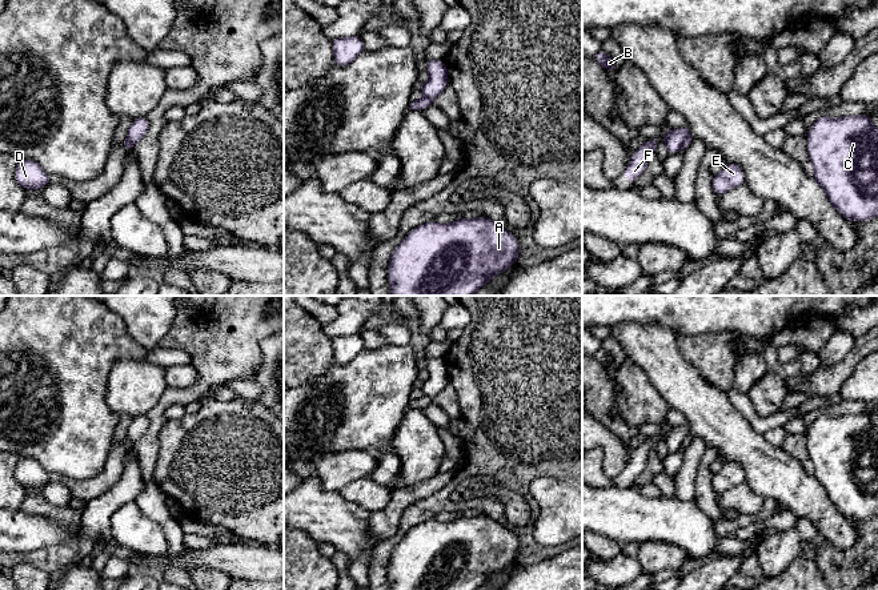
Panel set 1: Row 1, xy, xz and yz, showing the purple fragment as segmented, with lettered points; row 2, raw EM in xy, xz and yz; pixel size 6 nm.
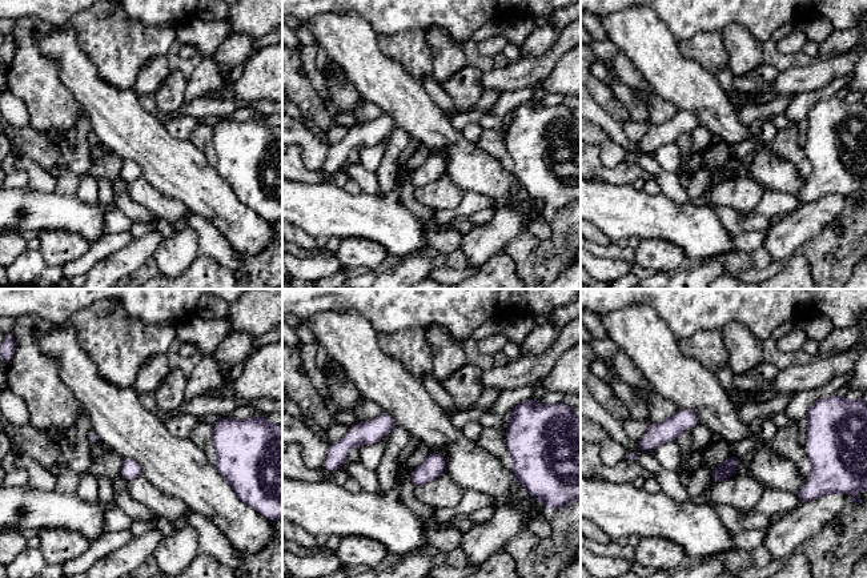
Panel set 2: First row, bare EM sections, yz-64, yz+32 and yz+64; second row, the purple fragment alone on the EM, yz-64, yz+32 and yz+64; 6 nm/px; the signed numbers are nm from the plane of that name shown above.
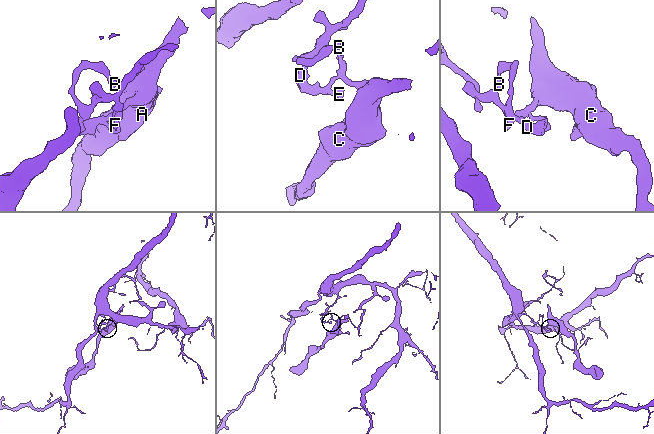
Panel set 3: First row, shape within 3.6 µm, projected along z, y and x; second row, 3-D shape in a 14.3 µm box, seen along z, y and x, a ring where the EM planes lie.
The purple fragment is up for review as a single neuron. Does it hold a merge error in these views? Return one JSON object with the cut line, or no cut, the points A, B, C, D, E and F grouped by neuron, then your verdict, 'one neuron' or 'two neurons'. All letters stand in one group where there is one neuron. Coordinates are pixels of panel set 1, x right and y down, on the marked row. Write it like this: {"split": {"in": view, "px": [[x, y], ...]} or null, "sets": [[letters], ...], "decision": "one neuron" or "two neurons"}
{"split": {"in": "xz", "px": [[424, 95], [432, 100]]}, "sets": [["A", "C", "F"], ["B", "D", "E"]], "decision": "two neurons"}

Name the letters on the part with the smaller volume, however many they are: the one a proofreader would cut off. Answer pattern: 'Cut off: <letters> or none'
Cut off: A, C, F

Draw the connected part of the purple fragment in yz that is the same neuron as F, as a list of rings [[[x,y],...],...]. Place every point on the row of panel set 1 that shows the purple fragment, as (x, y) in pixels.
[[[658,139],[645,141],[632,156],[630,162],[622,172],[630,184],[634,184],[637,178],[645,172],[648,160],[652,152],[657,150]]]

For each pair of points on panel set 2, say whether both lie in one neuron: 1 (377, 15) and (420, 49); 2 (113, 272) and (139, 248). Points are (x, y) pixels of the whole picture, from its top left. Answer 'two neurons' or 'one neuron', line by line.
1: two neurons
2: one neuron

